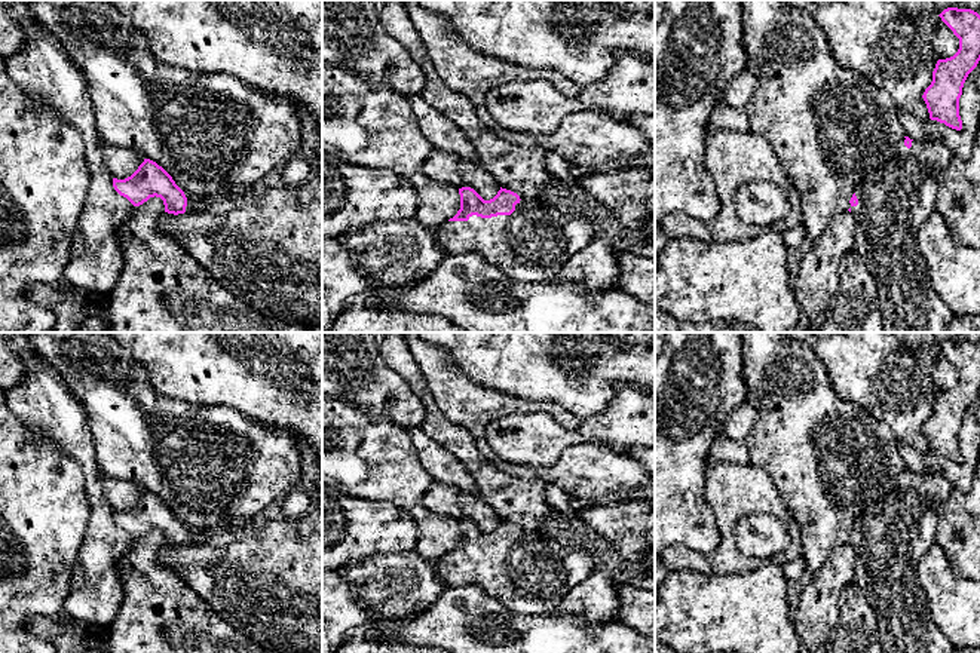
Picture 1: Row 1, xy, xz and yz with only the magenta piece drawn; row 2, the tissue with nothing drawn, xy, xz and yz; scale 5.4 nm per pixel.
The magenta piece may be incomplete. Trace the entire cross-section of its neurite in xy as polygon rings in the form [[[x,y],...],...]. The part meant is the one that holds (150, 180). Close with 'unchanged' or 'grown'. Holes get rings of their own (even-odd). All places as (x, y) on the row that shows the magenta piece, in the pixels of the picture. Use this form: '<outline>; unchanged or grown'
[[[144,159],[138,169],[125,180],[113,178],[114,190],[134,206],[140,206],[150,197],[160,197],[168,214],[200,214],[206,208],[187,199],[172,177],[156,162]]]; grown

